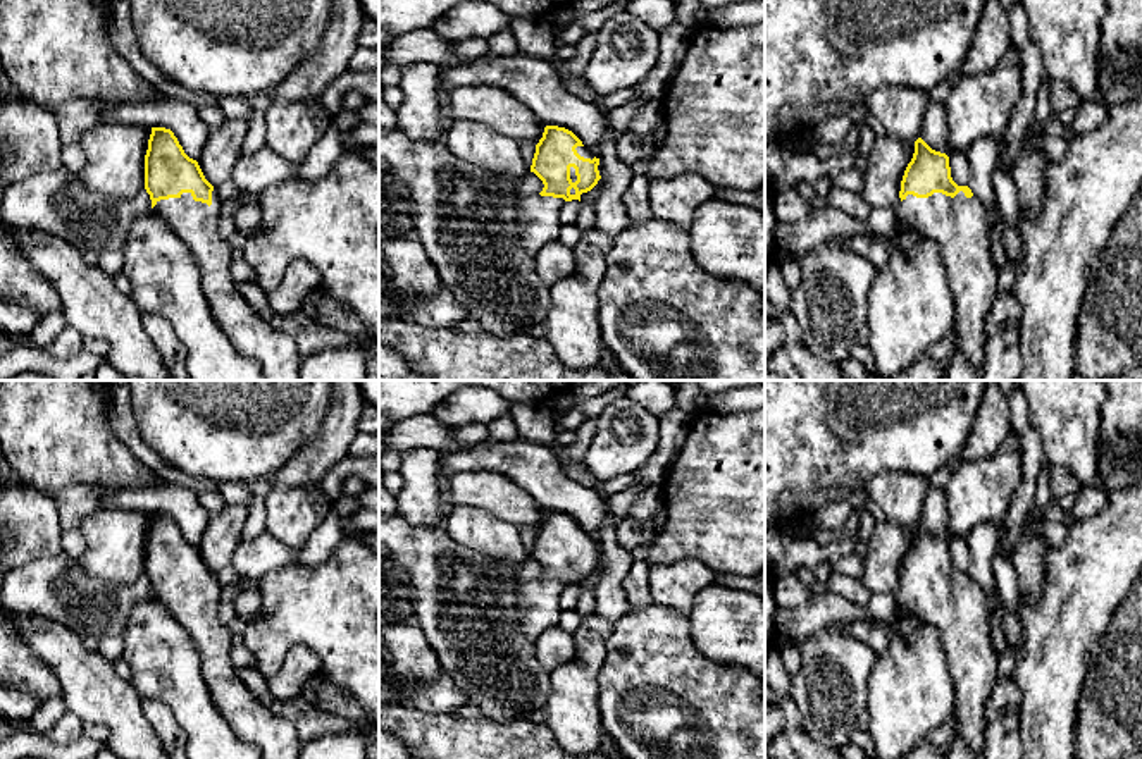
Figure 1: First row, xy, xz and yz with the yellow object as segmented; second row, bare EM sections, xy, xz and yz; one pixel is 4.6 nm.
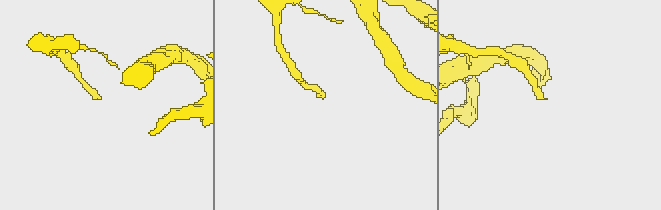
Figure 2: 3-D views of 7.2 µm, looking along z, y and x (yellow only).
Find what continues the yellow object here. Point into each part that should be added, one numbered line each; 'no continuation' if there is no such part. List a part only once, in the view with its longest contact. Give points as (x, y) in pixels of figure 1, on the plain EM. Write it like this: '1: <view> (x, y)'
1: xy (197, 610)

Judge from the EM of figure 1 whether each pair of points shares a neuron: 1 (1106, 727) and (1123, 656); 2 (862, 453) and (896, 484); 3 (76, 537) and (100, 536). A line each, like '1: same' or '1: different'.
1: same
2: different
3: different

